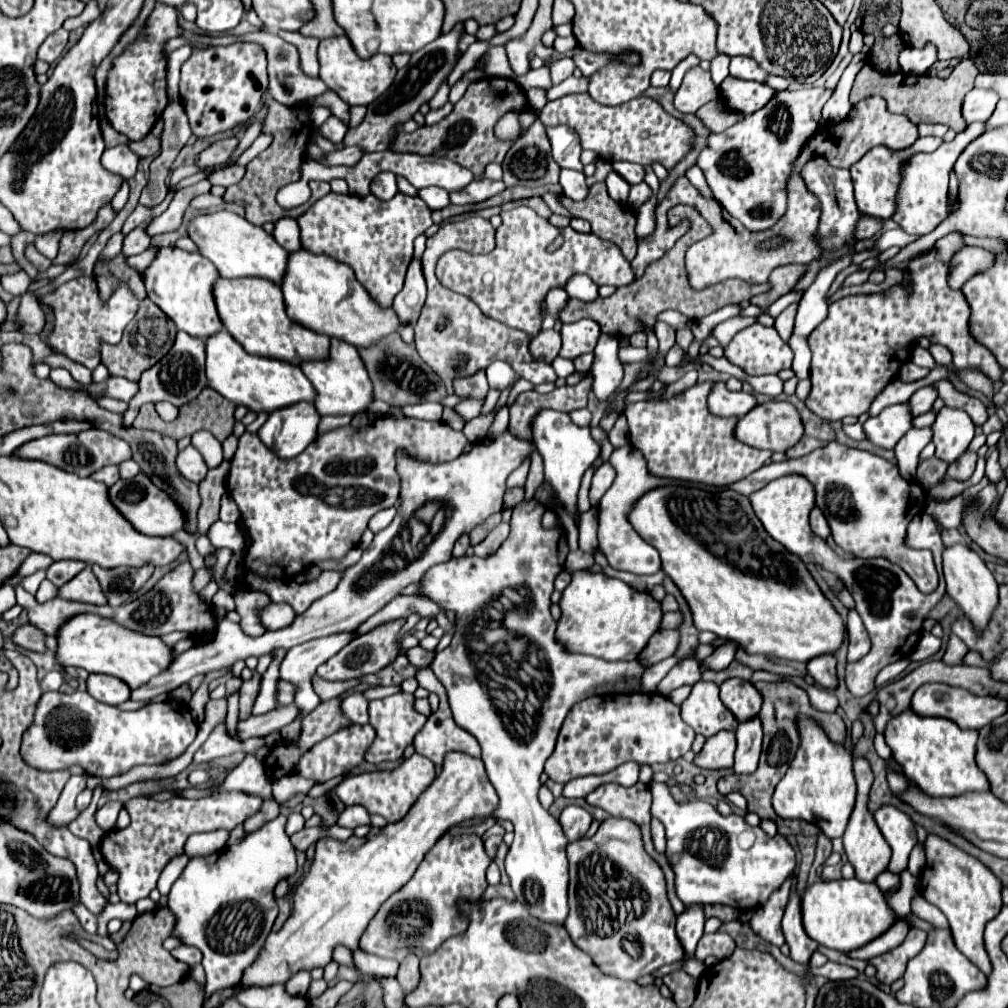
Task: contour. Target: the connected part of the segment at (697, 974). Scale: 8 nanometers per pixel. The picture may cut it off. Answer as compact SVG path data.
M685 957L683 959L683 970L697 979L701 977L705 969L706 965L697 961L694 957Z

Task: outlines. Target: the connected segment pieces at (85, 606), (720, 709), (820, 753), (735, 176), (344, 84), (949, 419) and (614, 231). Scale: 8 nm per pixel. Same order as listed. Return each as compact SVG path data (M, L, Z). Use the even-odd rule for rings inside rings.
M18 573L8 579L8 583L16 591L18 605L30 613L30 623L42 629L48 635L56 635L56 629L60 623L64 623L70 615L76 613L96 613L102 617L108 617L108 605L96 607L90 603L80 603L80 601L70 601L70 599L52 599L48 603L38 603L30 593L26 593L18 581Z
M698 681L692 687L690 697L682 705L682 719L706 739L718 731L734 731L738 725L736 717L732 717L732 711L722 705L718 697L718 685L710 681Z
M798 715L796 725L800 733L800 745L786 775L776 785L772 807L782 819L808 821L808 817L812 817L820 833L828 839L842 837L856 799L856 781L852 777L852 749L830 741L822 725L818 725L818 721L814 721L812 717Z
M796 89L796 91L776 91L776 95L758 111L752 115L744 115L742 121L734 123L726 131L718 135L708 135L708 143L702 149L702 153L696 159L696 165L702 169L708 187L712 189L714 197L722 203L722 207L736 217L742 225L746 225L752 231L764 231L772 227L786 209L786 193L784 193L784 181L788 177L788 171L792 171L792 161L796 159L796 149L808 139L808 133L816 133L820 125L826 125L820 111L824 103L830 99L832 89Z
M344 35L320 41L318 63L320 63L318 77L328 85L330 91L334 91L340 99L344 99L350 105L372 103L376 97L380 97L380 93L384 93L384 89L388 89L388 85L392 85L392 77L396 75L396 67L388 55L378 53L370 59L360 59L352 45L348 45L348 37Z
M942 407L938 419L932 425L932 431L932 441L936 443L936 457L942 457L942 461L952 463L968 449L974 437L974 423L968 413L960 409Z
M594 183L594 185L590 187L588 197L586 197L584 201L580 201L580 203L578 203L578 201L572 201L572 199L568 199L568 197L560 197L558 201L570 211L572 217L586 219L586 221L592 225L592 233L594 233L594 235L598 235L600 239L610 239L612 243L616 243L618 249L622 251L622 255L624 255L628 261L632 261L632 259L636 257L636 215L634 215L634 211L632 211L628 205L622 207L622 205L616 203L614 199L610 199L610 195L604 183Z

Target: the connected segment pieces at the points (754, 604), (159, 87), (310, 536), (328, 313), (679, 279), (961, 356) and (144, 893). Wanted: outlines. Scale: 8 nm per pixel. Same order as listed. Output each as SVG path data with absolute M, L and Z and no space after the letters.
M682 481L644 493L630 509L628 521L644 541L658 549L662 571L680 589L698 631L710 631L722 639L736 641L748 653L764 653L768 657L802 663L822 653L834 653L842 645L844 625L840 615L820 593L806 565L764 533L748 497L730 487Z
M156 3L136 41L132 41L118 57L112 59L112 67L106 79L106 117L118 133L132 141L138 141L150 133L168 103L164 45L168 39L180 35L182 27L178 23L178 11L170 5Z
M390 415L378 417L366 427L338 427L320 435L300 457L288 461L276 457L256 433L244 433L238 441L238 451L230 463L228 493L236 501L242 521L250 531L252 545L246 555L246 567L260 567L272 577L296 577L312 563L324 559L340 559L358 545L368 521L382 509L394 507L400 493L400 477L396 473L396 451L404 449L418 461L442 463L452 461L463 452L468 440L462 431L453 430L445 422L420 421L420 419L394 419Z
M306 249L288 253L288 265L280 289L284 293L286 315L292 321L316 333L348 341L354 347L372 345L372 341L398 329L396 313L392 309L380 309L376 301L368 297L368 291L356 281L352 269L330 255L310 253Z
M676 205L668 212L668 223L670 227L674 227L683 219L690 219L692 221L692 229L680 239L676 241L674 247L668 251L668 255L664 255L660 261L656 263L650 263L646 267L646 273L642 275L642 279L638 279L636 283L630 283L626 287L618 287L614 295L602 299L594 299L594 301L588 301L588 303L582 303L580 299L568 299L566 307L560 311L560 321L562 323L572 323L572 321L578 321L582 317L590 317L594 319L602 333L608 333L612 337L630 337L638 331L644 331L644 329L652 329L654 331L654 325L658 321L658 315L666 309L674 309L674 311L680 311L682 315L686 315L690 321L696 321L696 319L702 319L714 311L718 311L720 307L724 305L730 305L730 303L740 303L742 299L750 299L752 305L758 305L760 309L766 309L770 303L774 303L778 297L790 293L796 283L802 279L802 275L808 271L808 265L788 265L788 267L780 267L776 271L770 273L770 283L772 283L772 289L770 289L770 283L762 283L762 285L752 285L752 283L744 283L740 279L728 279L728 281L722 281L722 283L716 283L716 285L710 285L702 291L696 291L690 287L688 283L688 273L686 273L686 267L684 267L684 255L686 255L686 249L696 243L698 239L704 239L712 233L712 227L710 223L690 205Z
M950 233L930 251L916 257L908 265L912 275L910 295L898 285L882 295L844 297L830 305L828 317L808 337L812 349L812 391L806 399L806 407L812 413L830 421L866 413L874 397L896 377L900 365L908 361L908 353L918 337L946 345L958 369L980 369L993 381L1002 381L1002 369L996 365L992 353L976 345L968 333L970 309L964 295L946 287L948 265L960 245L964 245L962 233Z
M216 791L204 799L168 799L168 801L154 801L148 797L134 797L130 801L126 801L126 809L132 817L132 823L122 829L122 831L114 831L114 835L104 835L100 847L102 847L102 855L108 861L110 869L120 873L118 879L118 895L120 901L134 905L138 899L148 897L148 893L156 887L156 881L162 873L162 869L166 867L166 863L174 857L184 853L184 843L192 833L202 833L202 831L216 831L216 829L234 829L236 825L244 823L246 817L254 815L260 809L262 799L258 795L250 795L250 793L242 793L242 791Z

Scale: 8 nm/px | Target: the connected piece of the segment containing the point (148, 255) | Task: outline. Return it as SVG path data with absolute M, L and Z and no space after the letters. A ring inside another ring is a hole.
M150 247L148 251L144 251L144 253L136 255L136 257L130 257L128 263L130 263L130 265L136 265L136 270L142 273L142 269L148 267L148 261L154 257L154 253L156 253L156 247Z

